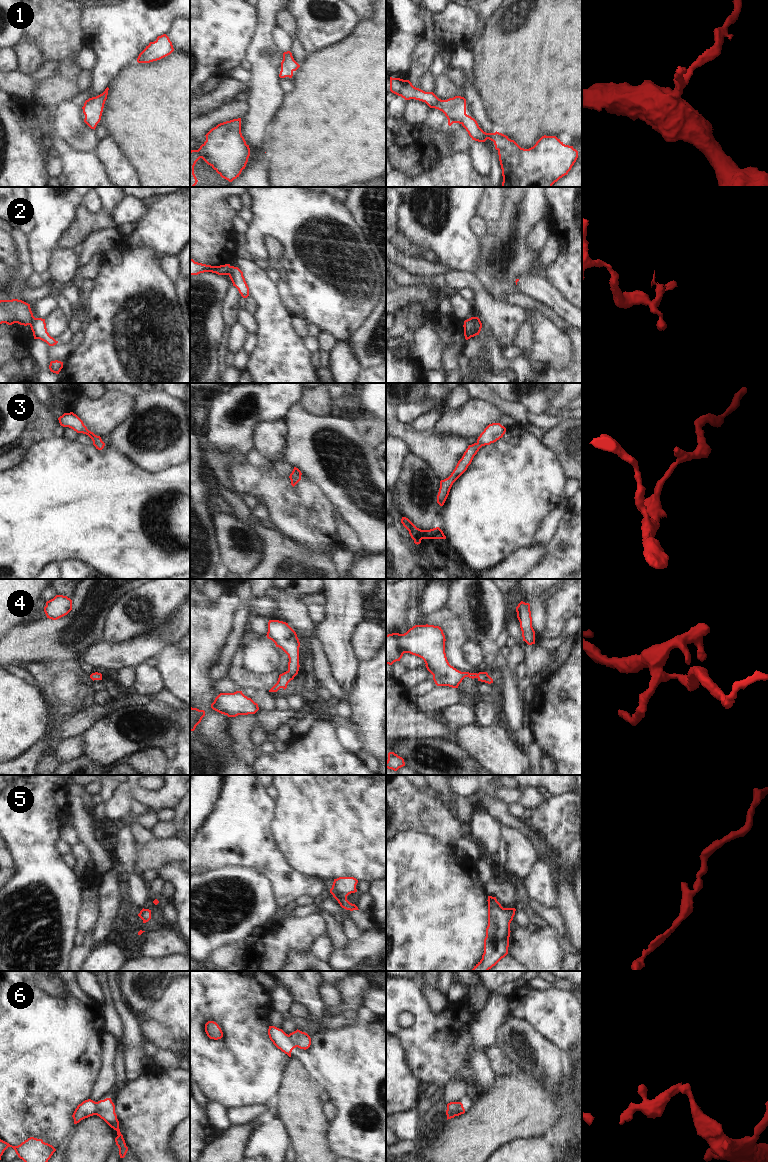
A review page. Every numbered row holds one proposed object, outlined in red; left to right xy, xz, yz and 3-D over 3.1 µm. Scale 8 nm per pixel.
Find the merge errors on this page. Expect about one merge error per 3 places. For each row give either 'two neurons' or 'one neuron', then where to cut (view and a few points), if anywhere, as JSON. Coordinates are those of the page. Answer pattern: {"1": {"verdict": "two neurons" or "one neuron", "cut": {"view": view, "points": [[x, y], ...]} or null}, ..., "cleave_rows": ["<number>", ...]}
{"1": {"verdict": "one neuron", "cut": null}, "2": {"verdict": "two neurons", "cut": {"view": "xz", "points": [[231, 266], [227, 274]]}}, "3": {"verdict": "one neuron", "cut": null}, "4": {"verdict": "one neuron", "cut": null}, "5": {"verdict": "one neuron", "cut": null}, "6": {"verdict": "two neurons", "cut": {"view": "xy", "points": [[97, 1102], [94, 1114]]}}, "cleave_rows": ["2", "6"]}

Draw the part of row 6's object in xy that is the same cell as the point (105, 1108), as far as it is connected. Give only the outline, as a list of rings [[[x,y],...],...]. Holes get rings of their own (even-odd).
[[[106,1098],[97,1102],[97,1111],[96,1114],[101,1119],[103,1119],[111,1128],[117,1131],[117,1137],[115,1138],[116,1145],[119,1148],[120,1158],[124,1158],[128,1147],[126,1146],[123,1135],[119,1129],[119,1121],[115,1113],[115,1105],[112,1102],[111,1098]]]

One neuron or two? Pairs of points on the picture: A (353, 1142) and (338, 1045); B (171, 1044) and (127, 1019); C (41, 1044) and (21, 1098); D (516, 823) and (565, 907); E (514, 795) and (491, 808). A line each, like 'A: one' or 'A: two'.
A: one
B: two
C: one
D: one
E: two

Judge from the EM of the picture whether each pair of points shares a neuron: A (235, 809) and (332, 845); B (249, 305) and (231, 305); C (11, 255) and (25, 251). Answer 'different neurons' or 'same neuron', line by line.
A: different neurons
B: different neurons
C: different neurons

